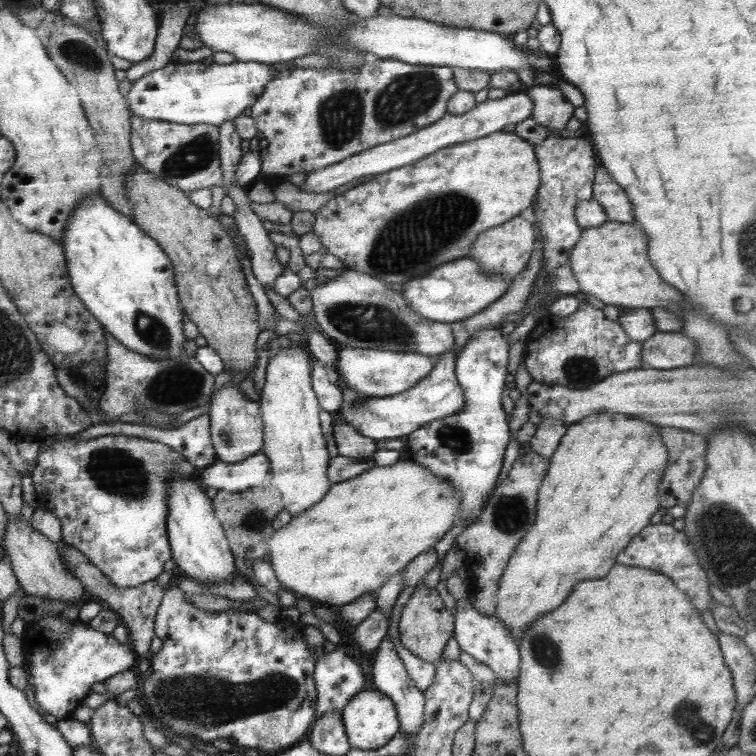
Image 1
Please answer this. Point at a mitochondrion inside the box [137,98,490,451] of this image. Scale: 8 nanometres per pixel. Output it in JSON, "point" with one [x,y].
{"point":[458,212]}

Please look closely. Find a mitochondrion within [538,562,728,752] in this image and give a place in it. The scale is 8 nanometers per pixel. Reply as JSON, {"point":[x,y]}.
{"point":[687,715]}

